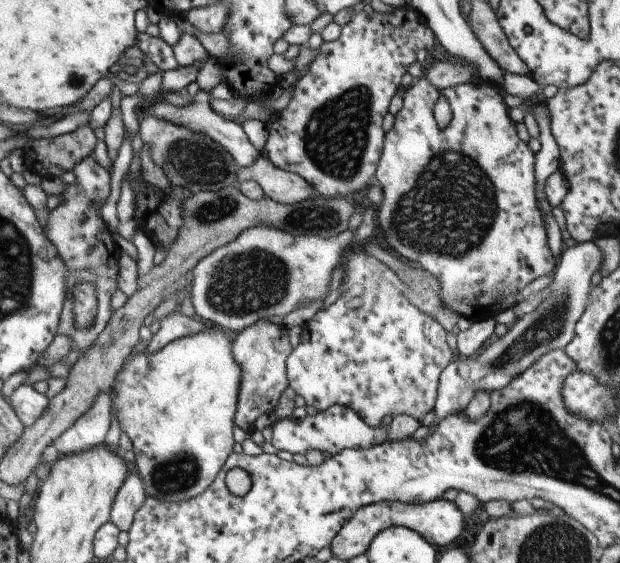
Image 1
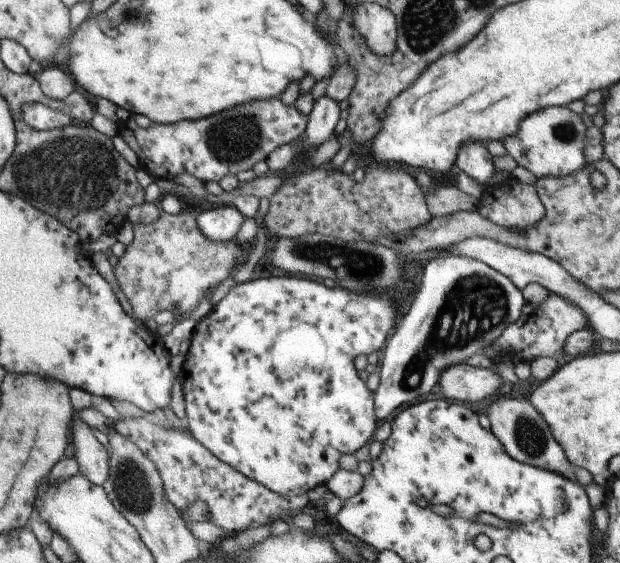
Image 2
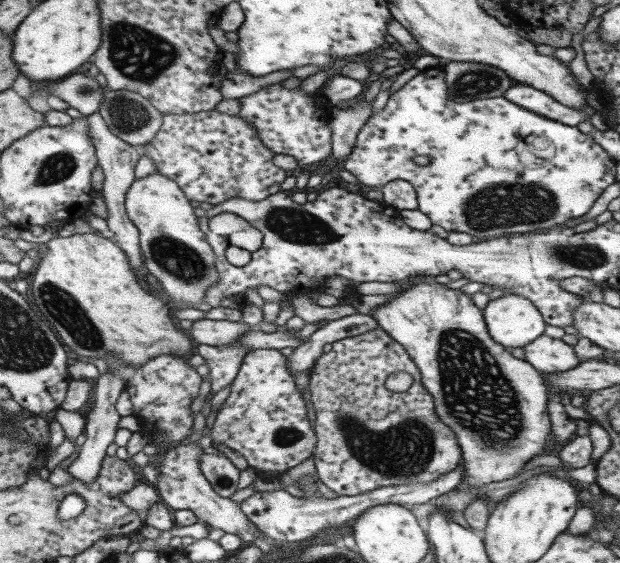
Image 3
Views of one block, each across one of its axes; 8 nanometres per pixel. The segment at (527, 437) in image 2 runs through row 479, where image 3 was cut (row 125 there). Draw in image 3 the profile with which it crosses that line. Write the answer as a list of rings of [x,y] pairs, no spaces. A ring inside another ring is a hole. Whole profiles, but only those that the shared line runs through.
[[[512,84],[505,90],[502,97],[521,108],[525,108],[525,110],[529,110],[529,112],[533,112],[533,114],[537,114],[537,116],[543,116],[547,120],[561,122],[567,126],[575,126],[583,120],[589,120],[589,115],[596,112],[589,104],[585,104],[581,110],[567,108],[567,106],[559,104],[557,100],[553,100],[549,94],[525,84]]]

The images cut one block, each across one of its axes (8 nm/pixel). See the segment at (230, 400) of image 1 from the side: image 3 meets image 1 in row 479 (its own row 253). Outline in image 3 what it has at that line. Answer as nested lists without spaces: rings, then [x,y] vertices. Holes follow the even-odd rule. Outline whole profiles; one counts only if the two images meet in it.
[[[155,171],[145,178],[132,180],[125,192],[124,208],[127,217],[138,229],[138,244],[144,269],[149,273],[151,282],[159,282],[161,288],[165,290],[165,294],[169,296],[166,300],[167,303],[172,308],[199,306],[203,302],[207,288],[213,287],[218,282],[219,274],[214,268],[215,254],[200,232],[198,218],[195,217],[190,201],[183,191],[173,180],[169,180]]]

